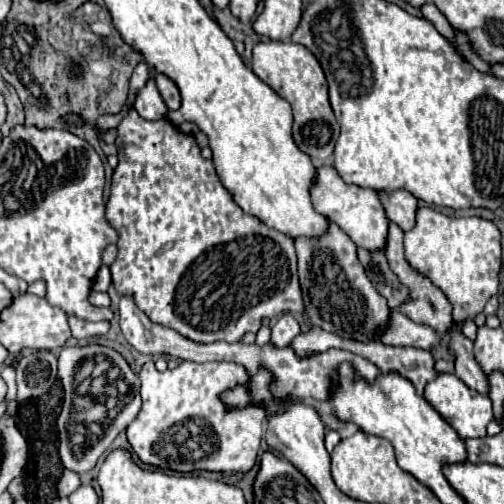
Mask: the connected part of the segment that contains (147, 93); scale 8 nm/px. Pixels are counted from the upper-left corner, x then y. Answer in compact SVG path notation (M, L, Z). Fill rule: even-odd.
M150 80L138 94L136 104L134 104L136 112L144 118L144 120L160 120L168 116L168 108L154 84L154 80Z

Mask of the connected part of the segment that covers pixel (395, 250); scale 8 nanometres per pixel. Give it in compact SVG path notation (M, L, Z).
M390 222L390 224L388 224L388 238L386 238L384 254L386 254L386 258L388 258L390 270L402 280L402 284L406 284L406 286L410 288L410 300L408 300L406 304L402 304L400 312L404 312L406 316L410 316L410 320L414 320L414 322L426 324L426 326L434 328L438 334L444 334L446 328L450 328L450 324L452 324L450 302L446 300L446 296L442 296L442 292L438 292L438 288L434 288L434 284L430 284L430 280L426 280L424 276L418 276L418 272L414 272L414 270L410 268L410 264L406 264L402 238L404 238L404 232L398 228L398 224Z

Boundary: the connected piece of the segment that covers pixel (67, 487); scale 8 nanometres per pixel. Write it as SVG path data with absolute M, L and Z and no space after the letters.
M64 470L56 489L59 497L70 496L74 490L78 490L78 474L74 474L72 470Z

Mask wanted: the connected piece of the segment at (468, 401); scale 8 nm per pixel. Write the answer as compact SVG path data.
M438 374L436 380L426 386L424 398L436 412L440 412L440 416L458 432L462 440L486 436L486 426L494 418L490 398L480 392L474 392L472 388L466 388L466 384L462 384L462 380L458 380L454 374Z

